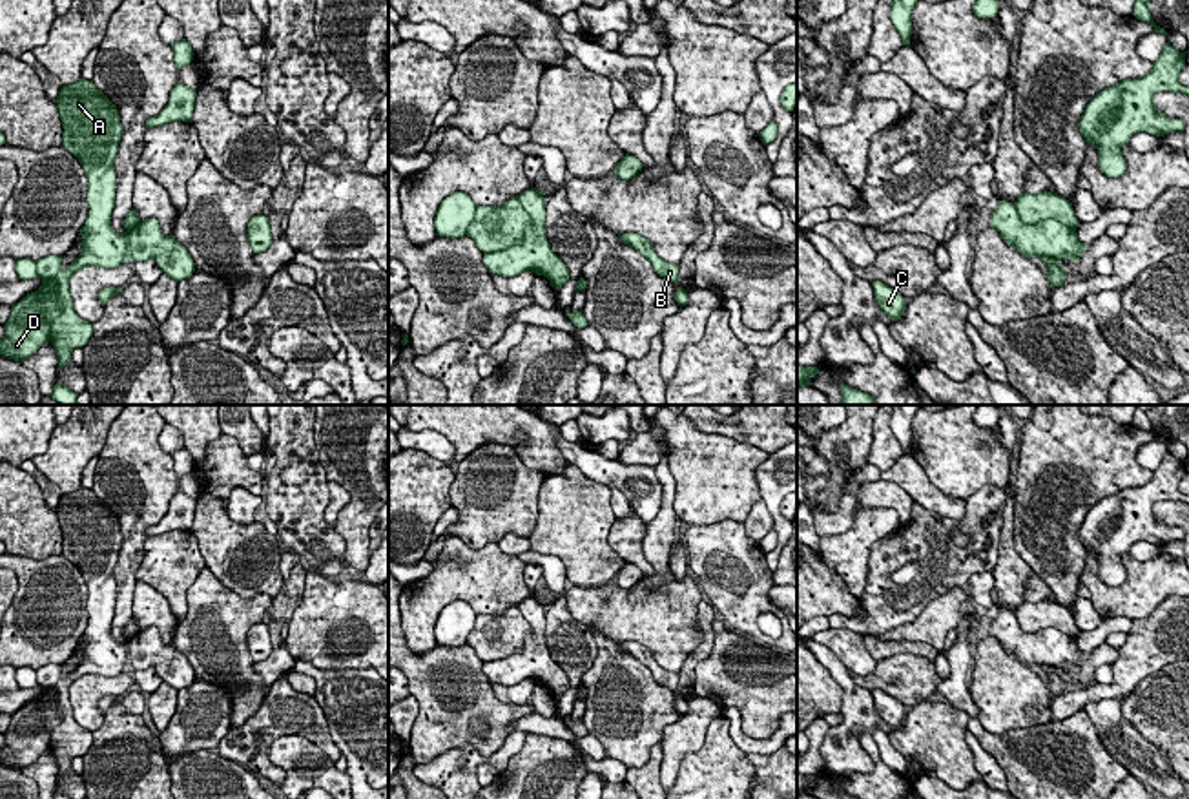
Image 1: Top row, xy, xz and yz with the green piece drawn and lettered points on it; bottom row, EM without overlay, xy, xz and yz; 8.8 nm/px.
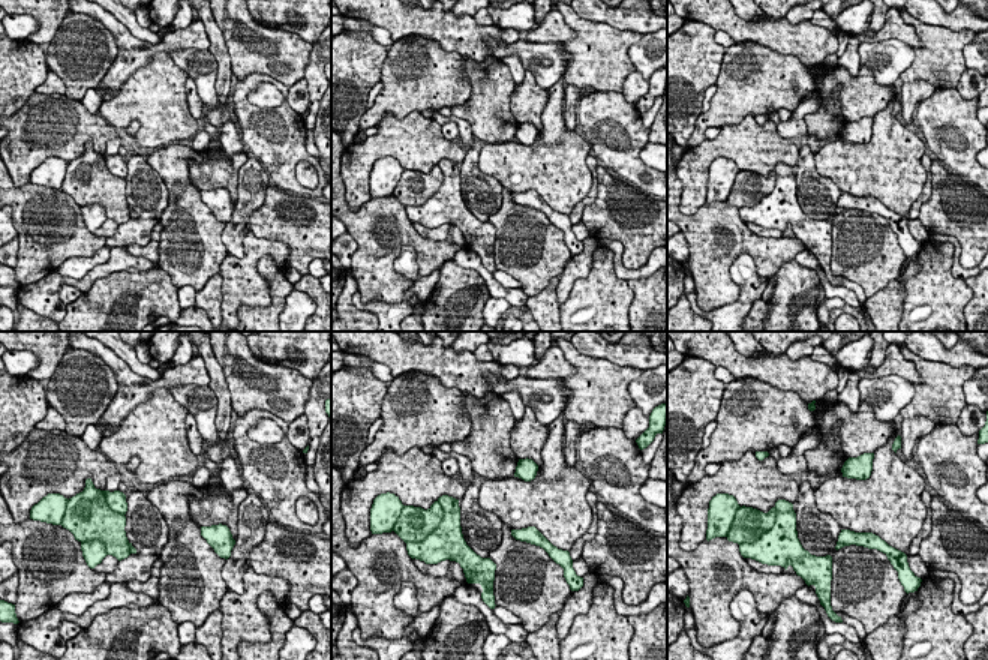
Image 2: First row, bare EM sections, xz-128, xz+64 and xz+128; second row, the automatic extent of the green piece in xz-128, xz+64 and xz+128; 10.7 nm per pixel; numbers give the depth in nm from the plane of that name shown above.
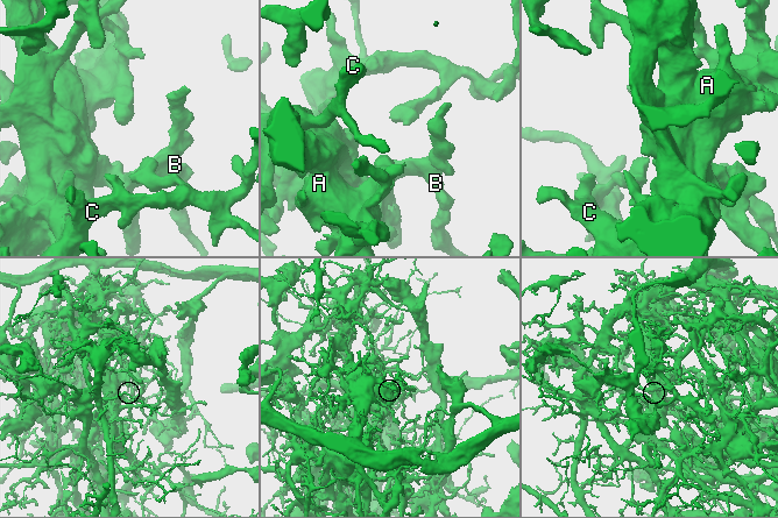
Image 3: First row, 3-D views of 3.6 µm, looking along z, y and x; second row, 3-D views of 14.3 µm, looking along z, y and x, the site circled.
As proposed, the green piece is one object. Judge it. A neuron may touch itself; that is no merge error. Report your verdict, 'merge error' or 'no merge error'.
merge error

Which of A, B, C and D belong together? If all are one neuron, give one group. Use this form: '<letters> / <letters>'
A B C / D

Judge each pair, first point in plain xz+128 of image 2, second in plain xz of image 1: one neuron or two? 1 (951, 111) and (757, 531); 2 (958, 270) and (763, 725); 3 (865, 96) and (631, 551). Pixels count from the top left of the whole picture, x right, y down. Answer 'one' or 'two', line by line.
1: two
2: two
3: one

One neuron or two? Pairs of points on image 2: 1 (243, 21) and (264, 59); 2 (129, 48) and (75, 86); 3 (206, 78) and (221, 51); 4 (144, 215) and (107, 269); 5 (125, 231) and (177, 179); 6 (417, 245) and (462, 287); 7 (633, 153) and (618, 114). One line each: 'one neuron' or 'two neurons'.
1: one neuron
2: two neurons
3: two neurons
4: two neurons
5: two neurons
6: two neurons
7: one neuron

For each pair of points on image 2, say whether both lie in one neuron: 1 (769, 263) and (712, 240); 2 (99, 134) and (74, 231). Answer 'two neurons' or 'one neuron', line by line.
1: one neuron
2: two neurons

